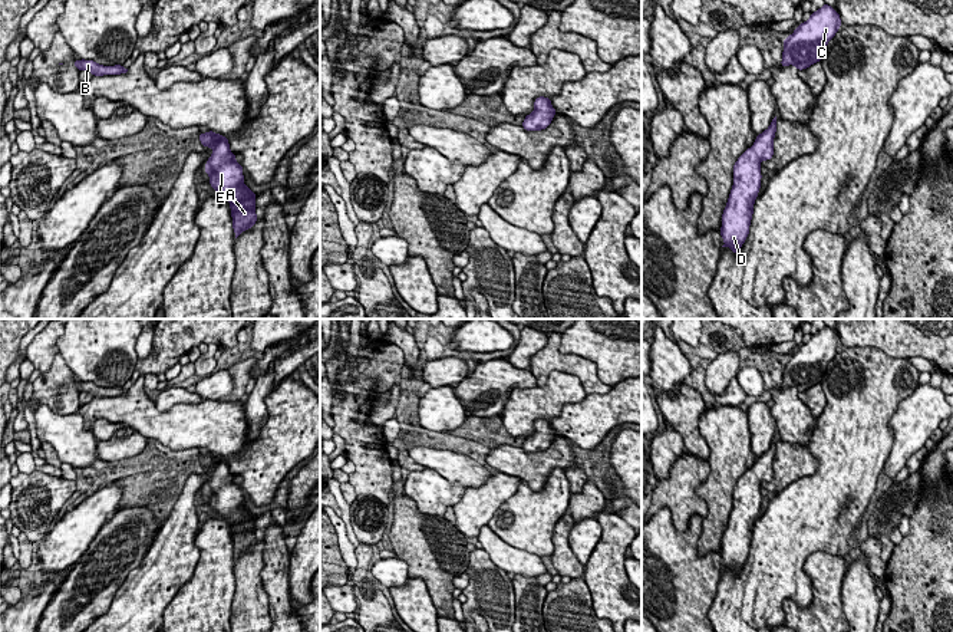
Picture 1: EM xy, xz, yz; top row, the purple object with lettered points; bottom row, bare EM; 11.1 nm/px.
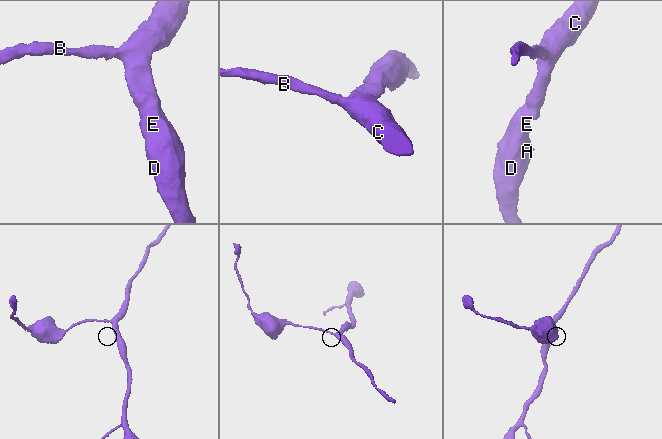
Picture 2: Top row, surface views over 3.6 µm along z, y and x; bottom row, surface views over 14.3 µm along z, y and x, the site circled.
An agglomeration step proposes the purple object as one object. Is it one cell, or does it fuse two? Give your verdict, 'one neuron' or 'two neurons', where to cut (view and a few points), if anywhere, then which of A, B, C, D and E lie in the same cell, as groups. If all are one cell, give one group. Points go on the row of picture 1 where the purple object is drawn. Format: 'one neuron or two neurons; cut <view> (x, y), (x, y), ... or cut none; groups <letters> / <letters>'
one neuron; cut none; groups A B C D E

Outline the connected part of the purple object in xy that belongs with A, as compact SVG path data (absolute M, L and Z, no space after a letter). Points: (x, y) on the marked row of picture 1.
M212 131L199 134L201 144L214 151L205 164L204 171L210 175L210 185L220 197L230 201L235 238L257 223L255 194L244 185L243 167L230 152L228 139Z

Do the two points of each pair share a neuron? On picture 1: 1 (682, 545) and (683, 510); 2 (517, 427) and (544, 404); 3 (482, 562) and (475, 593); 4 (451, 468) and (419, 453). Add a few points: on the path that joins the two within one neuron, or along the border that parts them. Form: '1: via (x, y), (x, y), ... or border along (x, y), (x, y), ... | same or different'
1: border along (656, 512), (679, 530), (702, 519) | different
2: via (524, 420), (537, 407) | same
3: via (482, 569), (482, 586) | same
4: via (444, 461), (426, 457) | same

